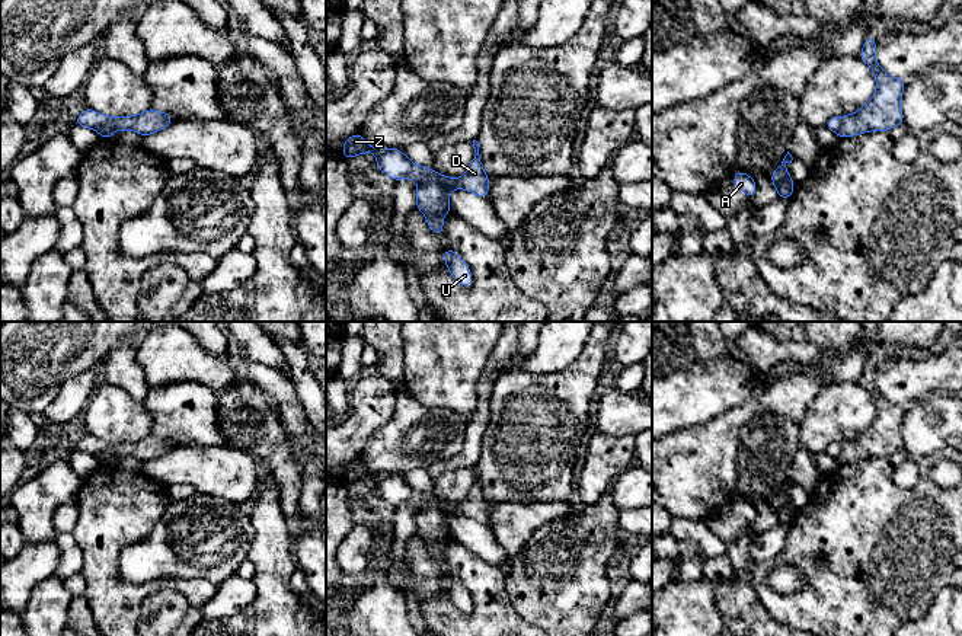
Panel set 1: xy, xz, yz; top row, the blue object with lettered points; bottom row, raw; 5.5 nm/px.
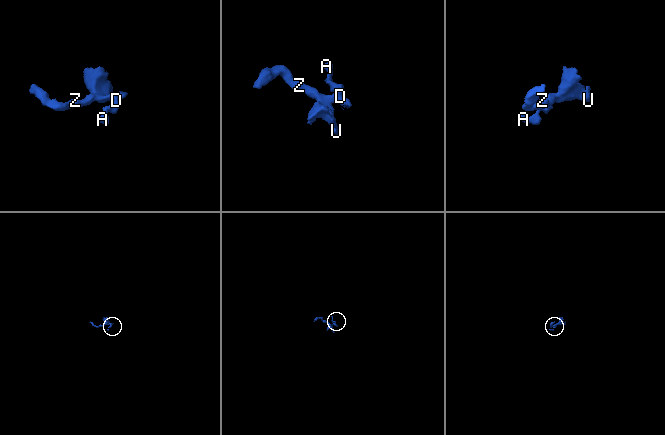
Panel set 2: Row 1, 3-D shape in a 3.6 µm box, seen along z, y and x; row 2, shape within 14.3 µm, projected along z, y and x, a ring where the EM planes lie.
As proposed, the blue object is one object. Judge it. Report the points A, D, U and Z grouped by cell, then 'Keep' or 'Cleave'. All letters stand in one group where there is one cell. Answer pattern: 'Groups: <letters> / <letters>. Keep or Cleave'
Groups: A D Z / U. Cleave

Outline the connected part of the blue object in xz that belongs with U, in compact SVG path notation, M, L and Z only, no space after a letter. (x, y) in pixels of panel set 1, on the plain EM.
M445 575L441 579L445 584L445 592L454 607L457 607L461 613L469 614L472 611L473 601L466 588L453 575Z

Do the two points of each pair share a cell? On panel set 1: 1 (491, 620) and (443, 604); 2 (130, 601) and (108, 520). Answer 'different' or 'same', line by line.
1: same
2: same

